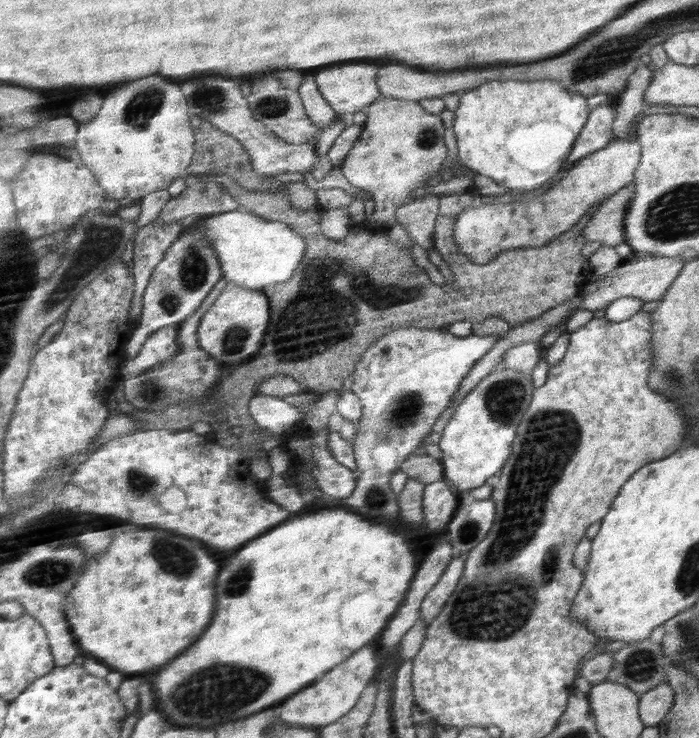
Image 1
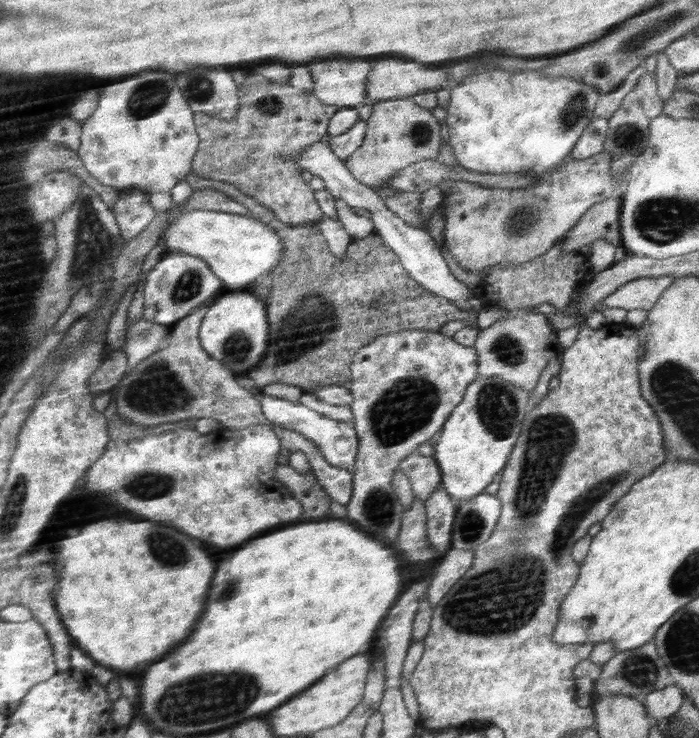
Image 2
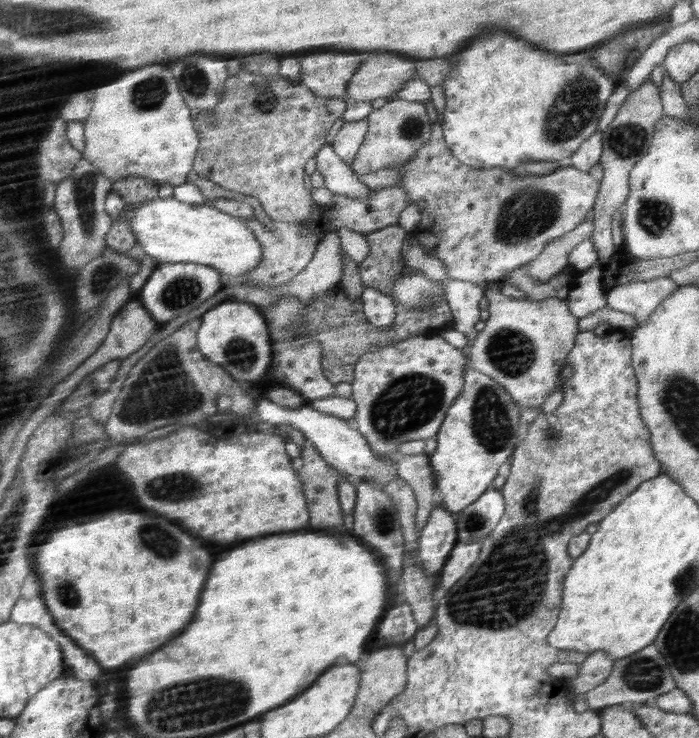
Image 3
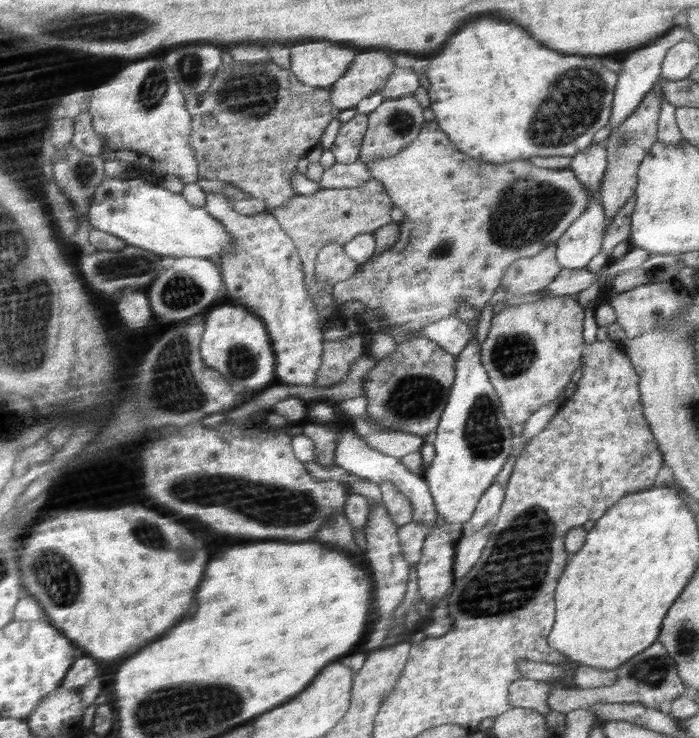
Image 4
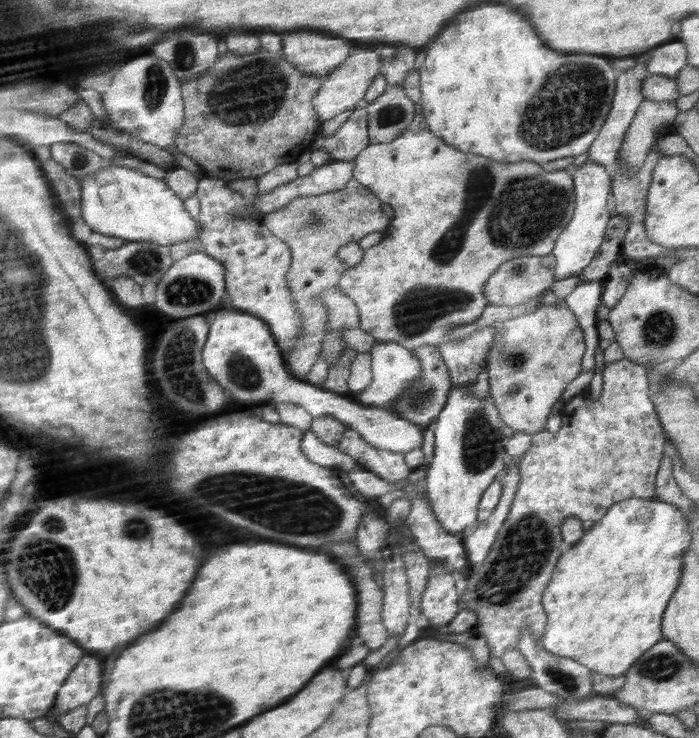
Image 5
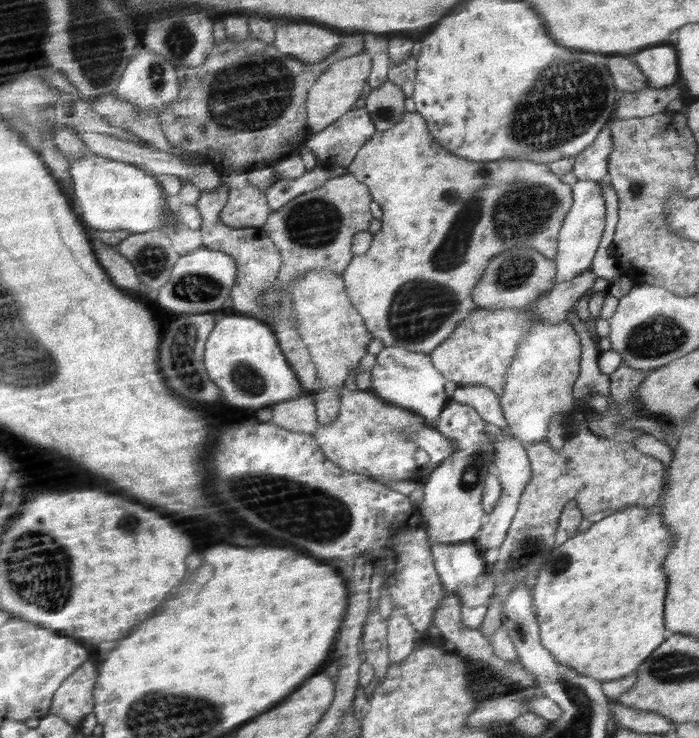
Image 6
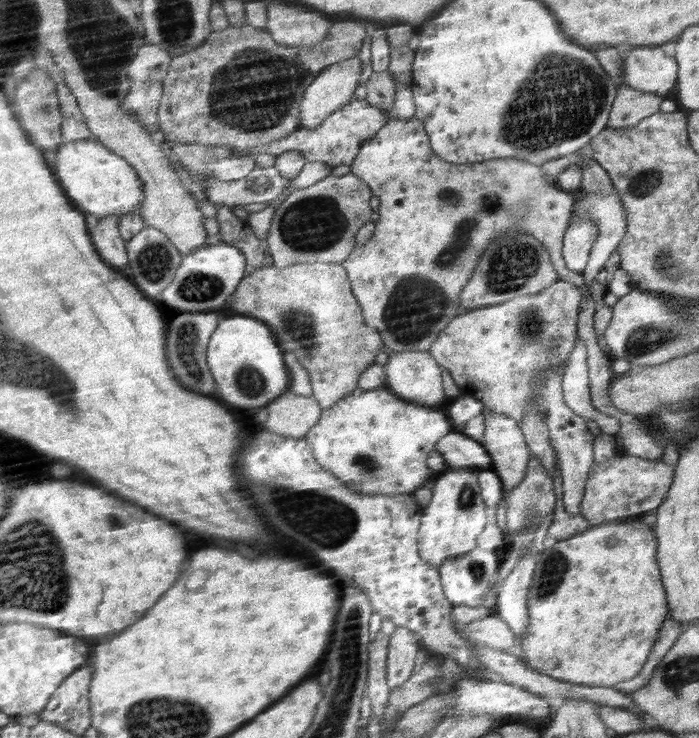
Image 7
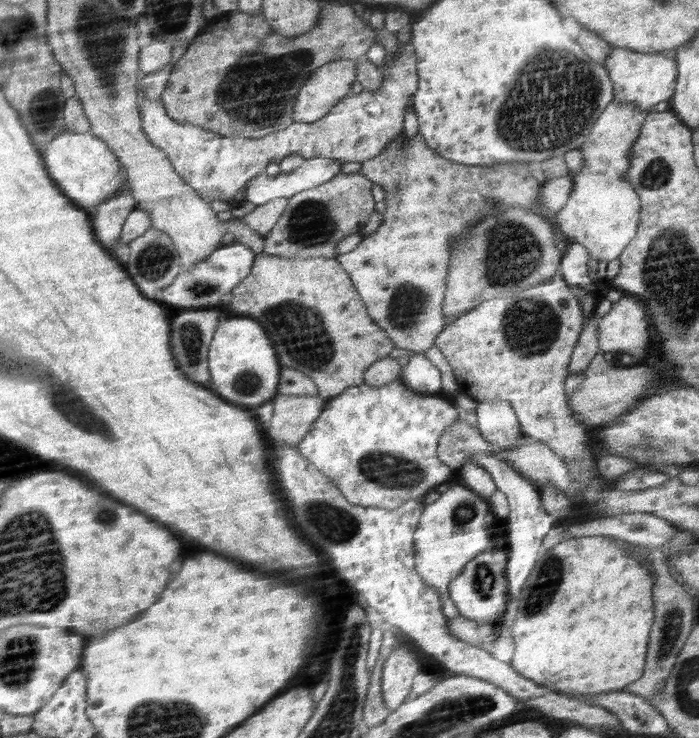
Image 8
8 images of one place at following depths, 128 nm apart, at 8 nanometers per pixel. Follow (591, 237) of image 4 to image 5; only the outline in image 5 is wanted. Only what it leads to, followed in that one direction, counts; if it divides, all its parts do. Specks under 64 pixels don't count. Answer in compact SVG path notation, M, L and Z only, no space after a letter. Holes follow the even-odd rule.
M584 162L581 166L572 168L572 175L573 184L576 186L576 208L572 220L557 238L552 252L556 259L558 281L579 275L587 264L595 260L595 252L600 249L611 216L606 208L611 193L612 171L600 164Z

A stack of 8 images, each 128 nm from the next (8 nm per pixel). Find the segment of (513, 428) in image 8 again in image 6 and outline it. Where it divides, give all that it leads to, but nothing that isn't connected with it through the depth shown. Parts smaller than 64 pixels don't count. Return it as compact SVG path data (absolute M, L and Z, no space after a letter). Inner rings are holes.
M504 428L502 433L498 434L494 441L494 466L498 480L501 482L501 497L490 514L485 514L484 524L480 533L480 538L476 545L482 546L482 549L488 552L495 552L504 543L507 536L507 530L511 525L511 520L516 514L519 498L522 491L526 488L531 477L530 461L526 454L525 443L515 435L510 434L508 428Z

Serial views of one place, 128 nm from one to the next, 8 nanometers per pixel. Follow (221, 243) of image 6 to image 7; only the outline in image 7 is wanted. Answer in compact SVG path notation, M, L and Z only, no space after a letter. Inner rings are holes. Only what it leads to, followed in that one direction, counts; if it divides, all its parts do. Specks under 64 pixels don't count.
M218 205L216 221L220 223L220 242L231 244L242 250L247 259L245 276L251 272L270 266L270 246L264 238L256 238L246 221L238 218L235 209L228 205Z

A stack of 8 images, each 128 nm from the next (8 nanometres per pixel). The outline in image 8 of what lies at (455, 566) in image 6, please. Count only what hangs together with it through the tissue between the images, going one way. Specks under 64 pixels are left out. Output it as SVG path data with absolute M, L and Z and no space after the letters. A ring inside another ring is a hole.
M488 550L470 561L465 570L450 582L450 599L456 603L463 617L474 620L476 624L494 624L506 612L509 589L507 573L506 554Z

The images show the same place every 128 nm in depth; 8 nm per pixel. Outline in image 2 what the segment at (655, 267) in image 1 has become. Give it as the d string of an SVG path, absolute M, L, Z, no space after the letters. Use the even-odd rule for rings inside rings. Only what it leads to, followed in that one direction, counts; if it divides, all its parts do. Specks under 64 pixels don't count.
M645 277L638 278L620 286L613 294L597 305L596 309L602 307L624 308L624 310L650 310L662 298L663 294L671 285L674 278Z

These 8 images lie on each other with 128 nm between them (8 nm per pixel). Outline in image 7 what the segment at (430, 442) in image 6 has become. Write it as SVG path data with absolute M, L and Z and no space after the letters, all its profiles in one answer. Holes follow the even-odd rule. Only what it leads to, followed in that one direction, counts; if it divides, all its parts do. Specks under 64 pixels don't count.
M454 430L446 436L442 436L436 442L434 451L442 453L446 464L451 467L472 466L482 471L493 470L494 463L492 463L492 457L488 451L479 441L468 437L464 432Z

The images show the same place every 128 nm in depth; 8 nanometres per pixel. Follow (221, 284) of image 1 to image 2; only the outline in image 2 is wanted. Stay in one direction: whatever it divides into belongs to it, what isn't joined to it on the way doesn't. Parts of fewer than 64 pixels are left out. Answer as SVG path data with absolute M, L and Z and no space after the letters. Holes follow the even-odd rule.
M192 210L182 211L176 215L170 225L160 233L158 242L162 244L166 252L182 252L190 254L195 258L200 258L203 262L208 263L210 271L218 278L225 282L227 288L246 288L252 284L260 275L268 274L273 270L277 263L281 261L282 256L282 238L266 224L251 216L240 216L229 212L218 212L211 210ZM212 303L202 306L194 314L189 314L184 320L174 324L162 348L138 363L136 367L128 368L125 379L119 384L117 404L120 416L126 418L128 424L148 427L190 418L214 418L222 427L230 430L266 424L277 434L282 447L286 447L286 453L298 451L306 455L318 483L330 495L332 501L341 505L348 504L352 498L353 473L328 464L320 454L318 446L300 432L270 423L268 417L262 413L258 393L248 392L239 381L236 381L233 371L201 346L200 327L210 306Z

